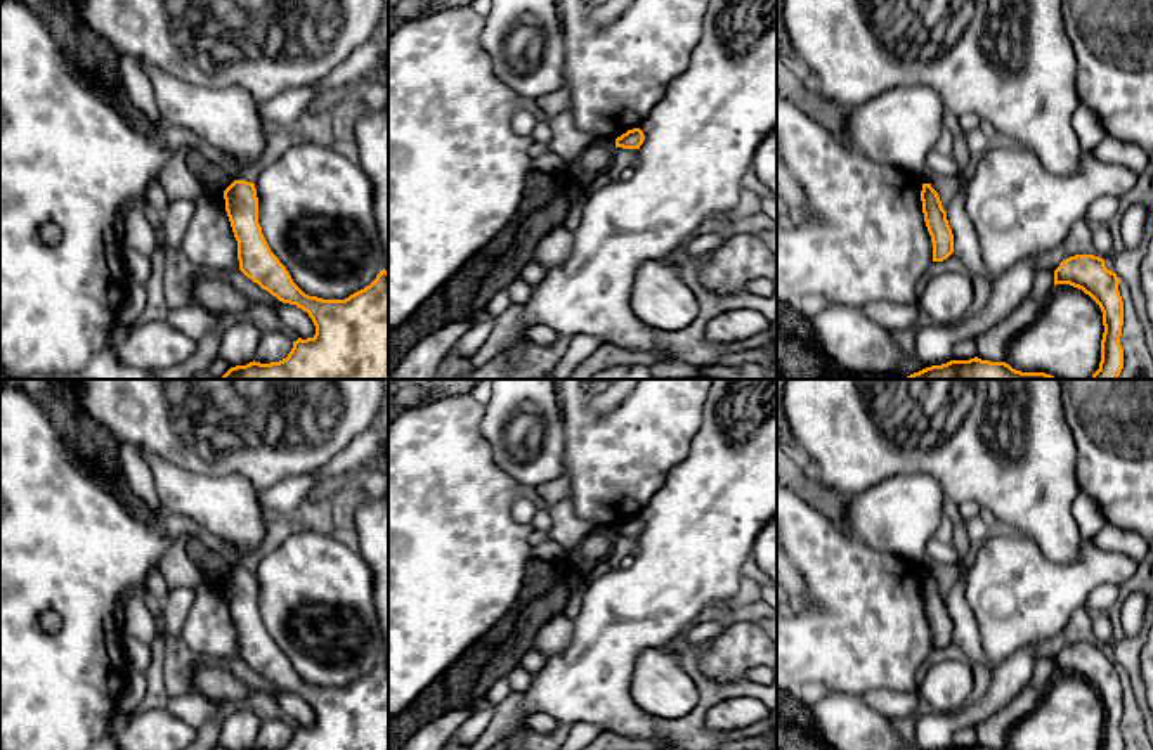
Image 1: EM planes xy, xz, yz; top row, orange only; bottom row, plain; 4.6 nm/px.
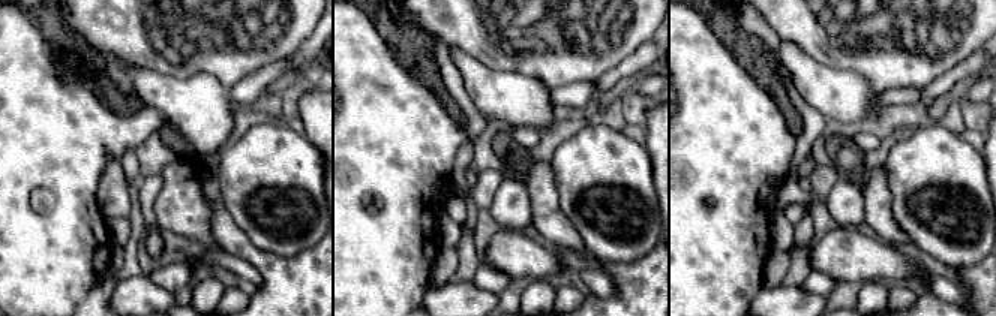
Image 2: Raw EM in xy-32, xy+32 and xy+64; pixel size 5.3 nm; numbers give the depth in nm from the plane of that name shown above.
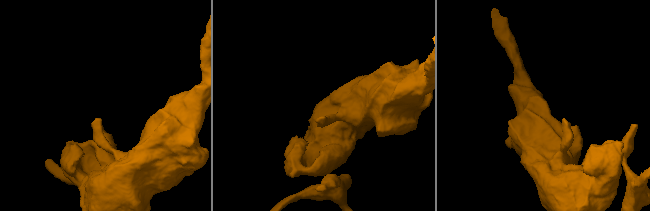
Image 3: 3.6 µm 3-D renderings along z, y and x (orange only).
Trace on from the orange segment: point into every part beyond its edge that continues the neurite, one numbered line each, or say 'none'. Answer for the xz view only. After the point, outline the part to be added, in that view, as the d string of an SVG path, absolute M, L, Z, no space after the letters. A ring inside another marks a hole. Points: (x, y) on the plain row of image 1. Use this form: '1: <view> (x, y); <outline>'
none

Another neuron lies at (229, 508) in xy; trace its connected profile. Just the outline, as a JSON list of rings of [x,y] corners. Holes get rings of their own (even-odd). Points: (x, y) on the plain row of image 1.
[[[142,452],[165,513],[184,516],[205,532],[229,542],[232,556],[255,551],[265,533],[270,513],[260,501],[260,488],[246,476],[215,476],[172,464],[153,452]]]

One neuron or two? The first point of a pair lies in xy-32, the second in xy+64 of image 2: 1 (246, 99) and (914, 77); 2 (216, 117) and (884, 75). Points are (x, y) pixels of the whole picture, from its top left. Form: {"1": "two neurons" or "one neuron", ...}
{"1": "two neurons", "2": "two neurons"}

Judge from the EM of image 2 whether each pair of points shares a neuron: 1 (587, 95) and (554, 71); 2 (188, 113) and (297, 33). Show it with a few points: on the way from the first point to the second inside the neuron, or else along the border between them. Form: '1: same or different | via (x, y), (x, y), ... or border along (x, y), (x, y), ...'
1: different | border along (594, 80), (552, 89)
2: different | border along (191, 77), (212, 74), (228, 87)

